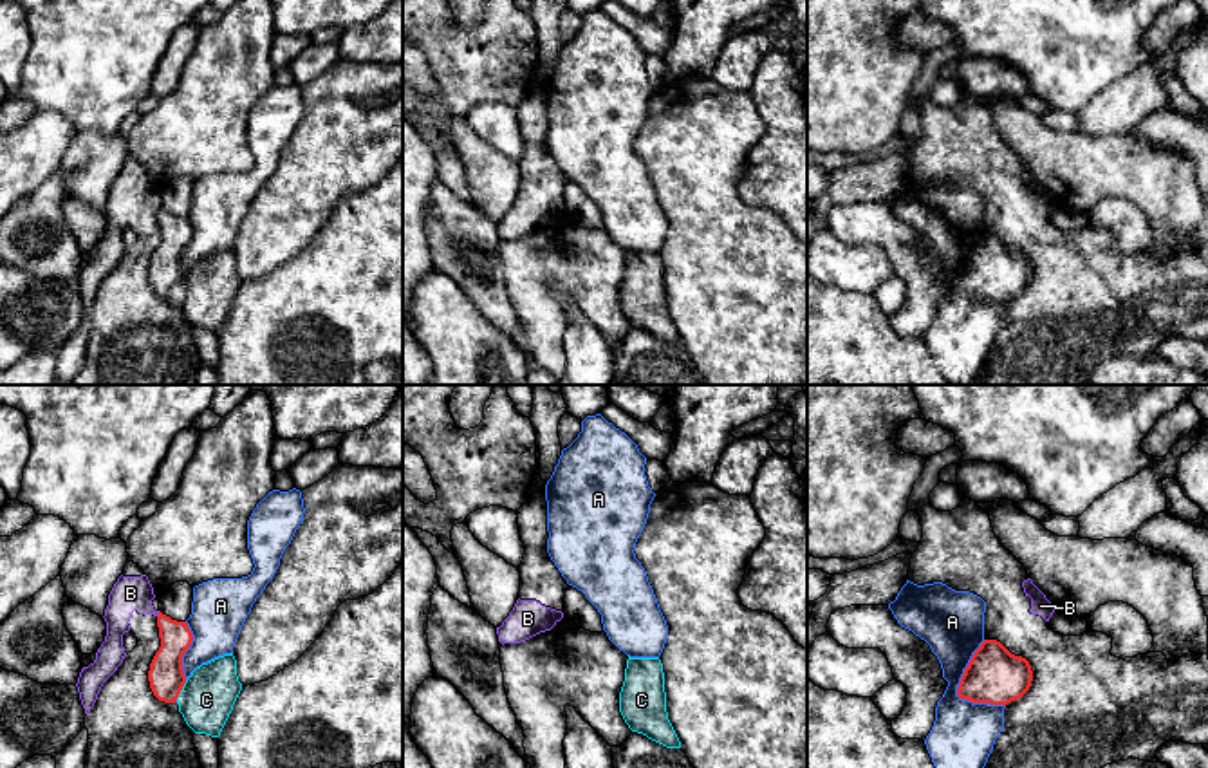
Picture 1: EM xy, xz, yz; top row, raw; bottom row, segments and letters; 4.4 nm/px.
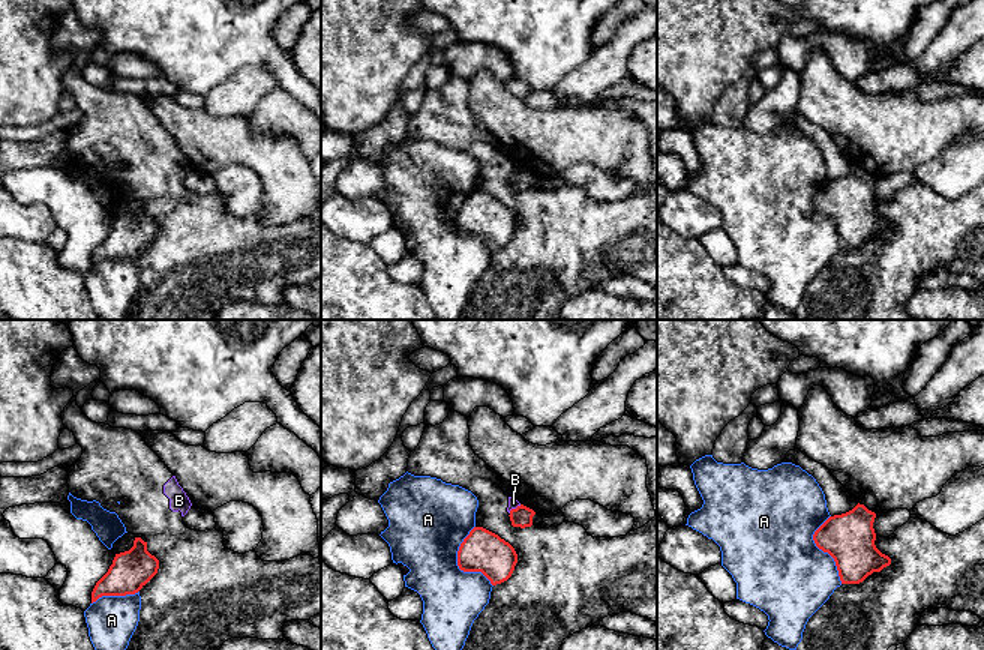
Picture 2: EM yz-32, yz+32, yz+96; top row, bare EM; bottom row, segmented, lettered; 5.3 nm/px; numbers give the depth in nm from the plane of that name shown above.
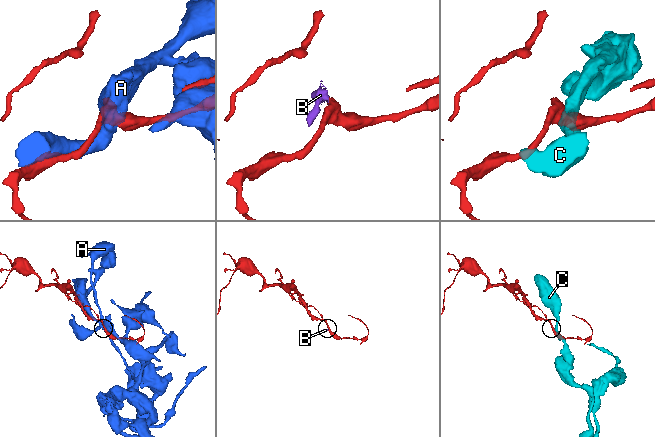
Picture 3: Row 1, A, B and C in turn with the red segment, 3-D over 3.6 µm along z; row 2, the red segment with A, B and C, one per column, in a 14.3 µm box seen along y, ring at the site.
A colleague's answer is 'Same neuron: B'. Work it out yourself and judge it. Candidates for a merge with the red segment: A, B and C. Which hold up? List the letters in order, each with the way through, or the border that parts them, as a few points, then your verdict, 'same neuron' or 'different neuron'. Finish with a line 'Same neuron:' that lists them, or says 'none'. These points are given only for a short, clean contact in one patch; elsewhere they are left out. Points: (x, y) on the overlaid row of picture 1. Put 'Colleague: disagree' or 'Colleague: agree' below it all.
A: different neuron
B: along xy (159, 611), (157, 617) | different neuron
C: different neuron
Same neuron: none
Colleague: disagree

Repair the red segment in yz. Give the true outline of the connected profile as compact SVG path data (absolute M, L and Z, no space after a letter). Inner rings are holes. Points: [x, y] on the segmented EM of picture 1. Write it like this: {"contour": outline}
{"contour": "M984 640L961 678L957 696L971 703L1008 705L1031 687L1026 658L1011 654L1000 642Z"}

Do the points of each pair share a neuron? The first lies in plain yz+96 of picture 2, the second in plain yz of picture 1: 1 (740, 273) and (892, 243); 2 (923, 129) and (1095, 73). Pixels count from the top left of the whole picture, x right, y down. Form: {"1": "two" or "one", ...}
{"1": "one", "2": "two"}

